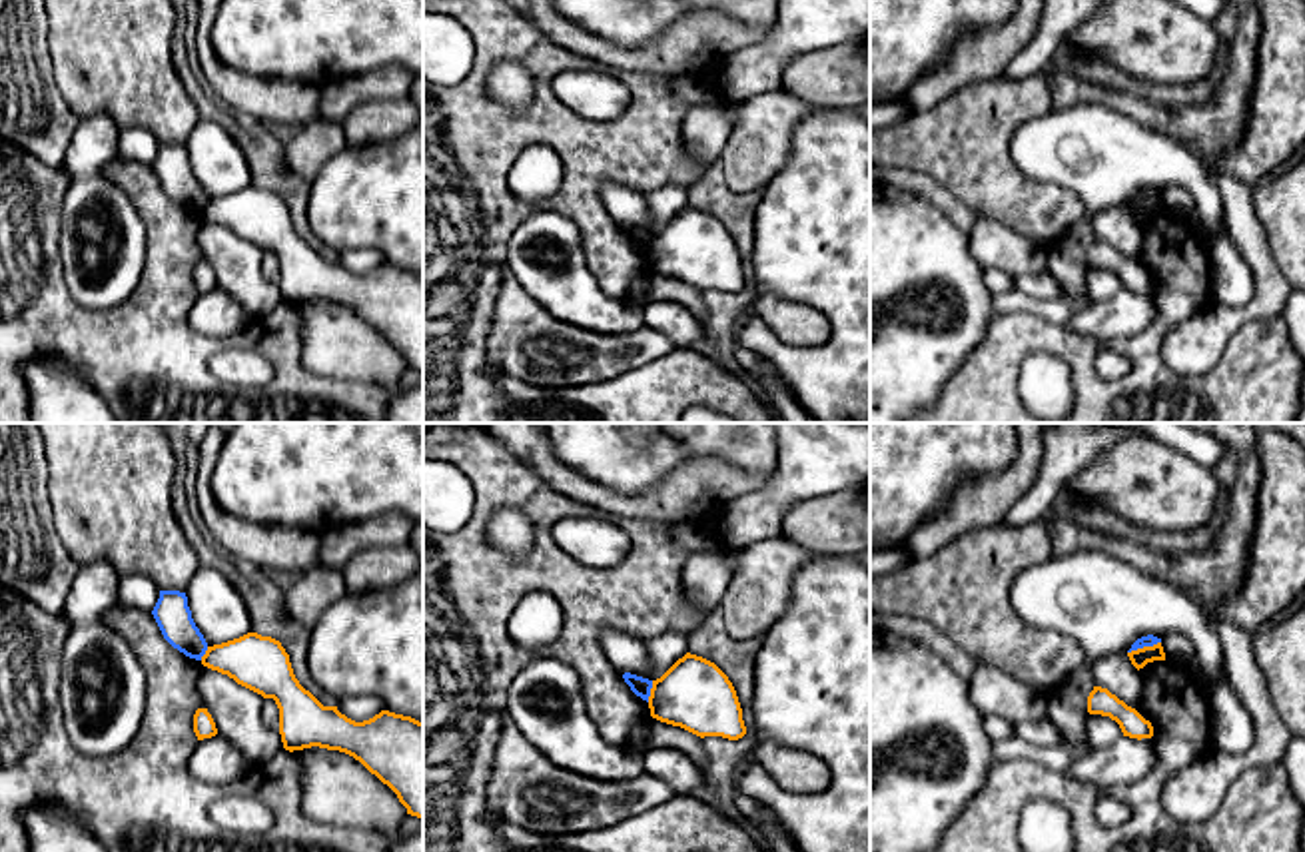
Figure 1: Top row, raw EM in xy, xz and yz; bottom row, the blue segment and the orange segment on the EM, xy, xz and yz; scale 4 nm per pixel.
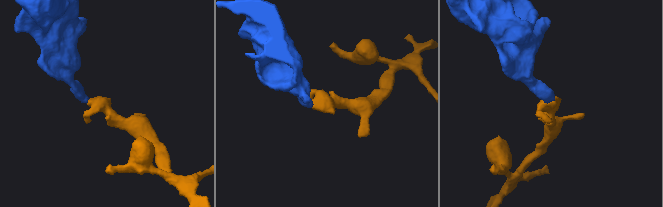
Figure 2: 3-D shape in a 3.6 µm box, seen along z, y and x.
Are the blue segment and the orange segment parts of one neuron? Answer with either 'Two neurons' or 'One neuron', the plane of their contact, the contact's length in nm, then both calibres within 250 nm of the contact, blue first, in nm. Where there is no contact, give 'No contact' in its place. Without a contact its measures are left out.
Two neurons. Touches blue in yz. Shared border 140 nm. Thickness 50 nm (blue) against 70 nm

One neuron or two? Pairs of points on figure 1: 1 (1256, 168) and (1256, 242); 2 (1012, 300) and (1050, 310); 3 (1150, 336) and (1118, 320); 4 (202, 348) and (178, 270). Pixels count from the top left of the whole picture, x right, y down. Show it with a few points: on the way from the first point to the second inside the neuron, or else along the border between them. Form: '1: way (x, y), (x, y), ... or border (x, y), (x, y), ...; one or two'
1: border (1218, 176), (1232, 174), (1254, 188), (1272, 246); two
2: way (1022, 302), (1040, 306); one
3: border (1152, 292), (1156, 316), (1108, 348); two
4: way (182, 330), (176, 324), (176, 290); one

